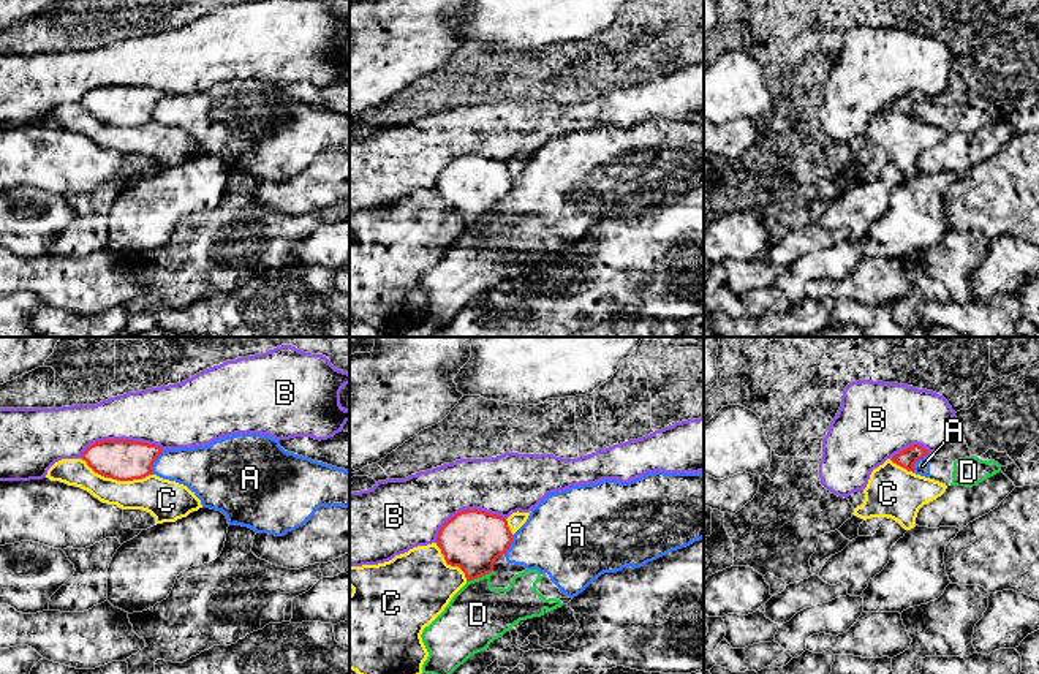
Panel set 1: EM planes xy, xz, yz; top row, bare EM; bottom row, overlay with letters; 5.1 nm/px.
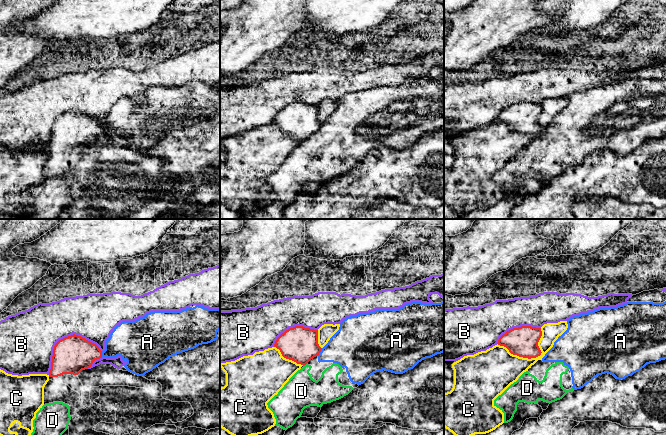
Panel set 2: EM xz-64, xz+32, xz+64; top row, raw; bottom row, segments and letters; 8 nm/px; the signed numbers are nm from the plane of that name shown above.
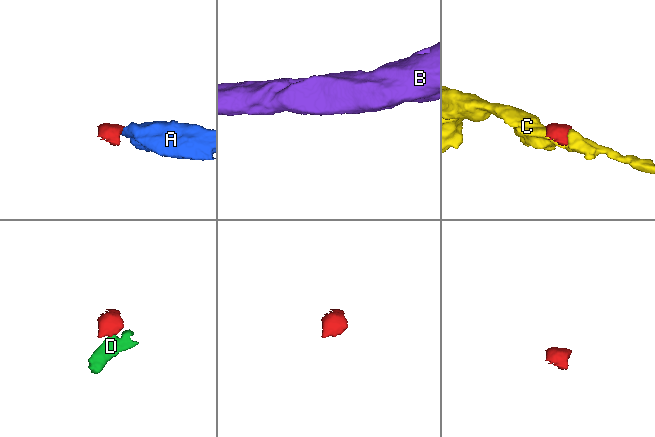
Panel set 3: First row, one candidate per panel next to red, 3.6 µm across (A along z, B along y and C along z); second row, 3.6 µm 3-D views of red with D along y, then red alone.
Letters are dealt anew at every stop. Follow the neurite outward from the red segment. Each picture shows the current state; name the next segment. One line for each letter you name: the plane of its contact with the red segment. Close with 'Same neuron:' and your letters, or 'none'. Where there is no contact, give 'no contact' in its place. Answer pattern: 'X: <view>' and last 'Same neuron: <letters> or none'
Same neuron: none

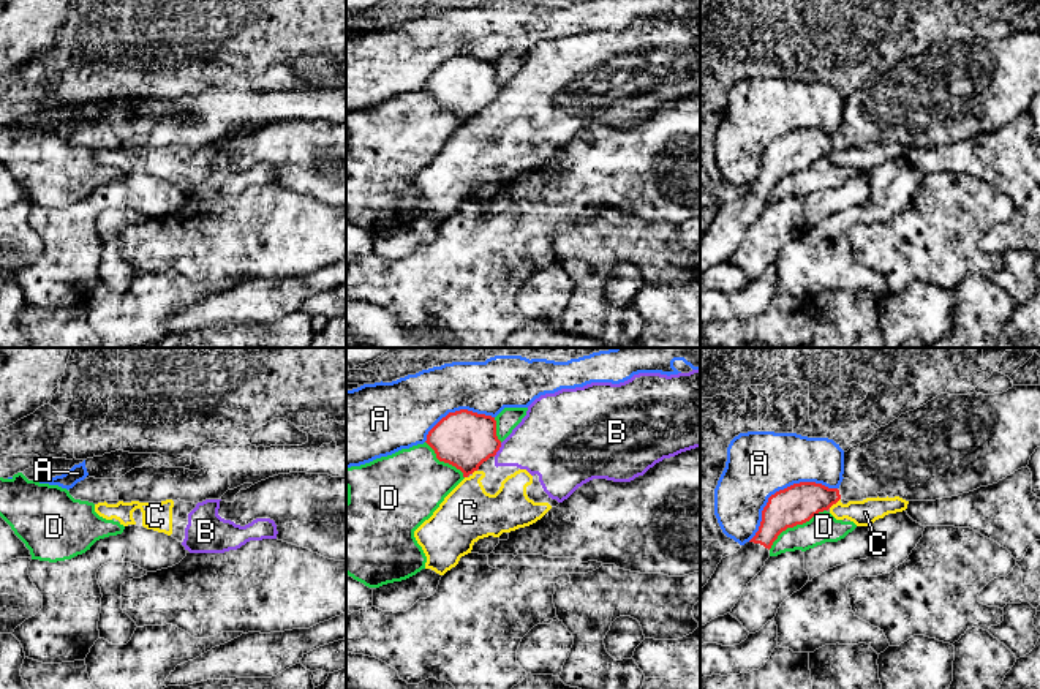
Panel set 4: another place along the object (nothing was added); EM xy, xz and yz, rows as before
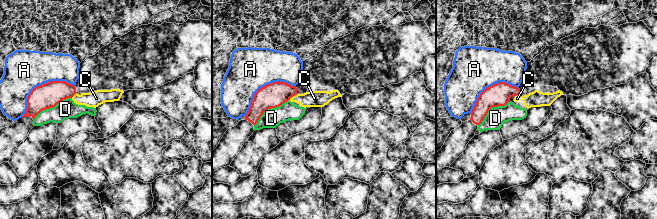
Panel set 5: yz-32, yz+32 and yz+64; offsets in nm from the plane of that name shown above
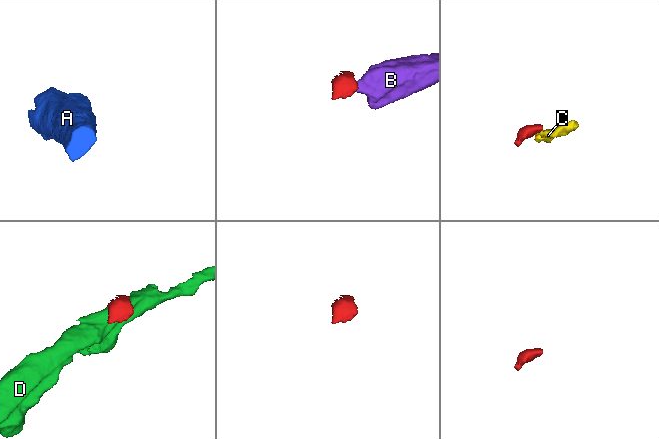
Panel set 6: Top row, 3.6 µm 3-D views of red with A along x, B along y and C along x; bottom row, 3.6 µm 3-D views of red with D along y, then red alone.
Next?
Same neuron: none

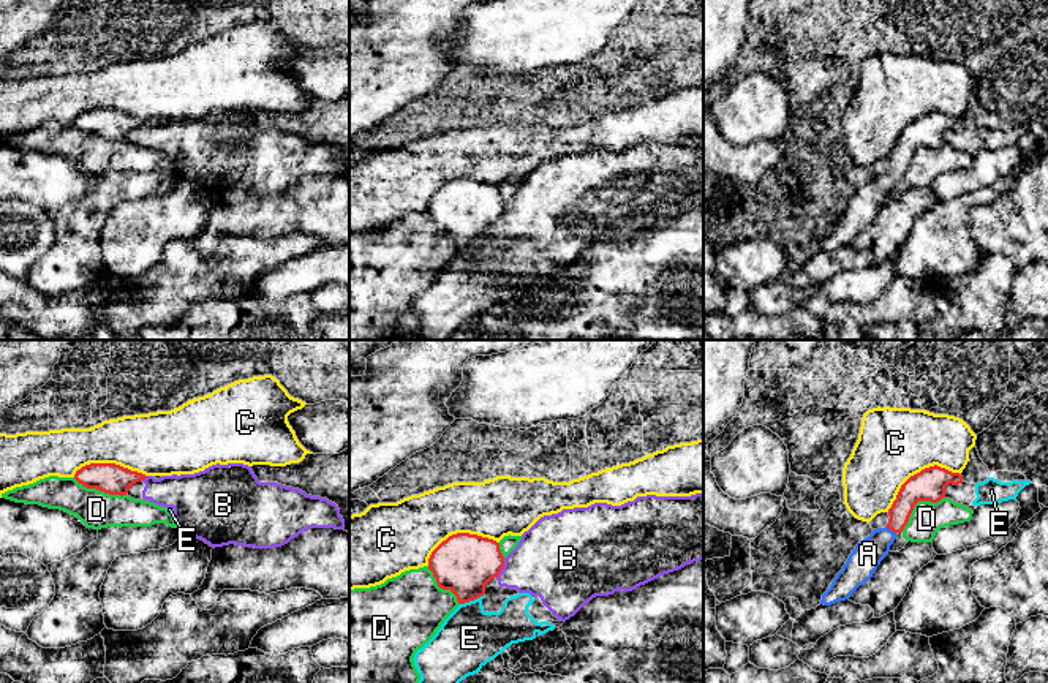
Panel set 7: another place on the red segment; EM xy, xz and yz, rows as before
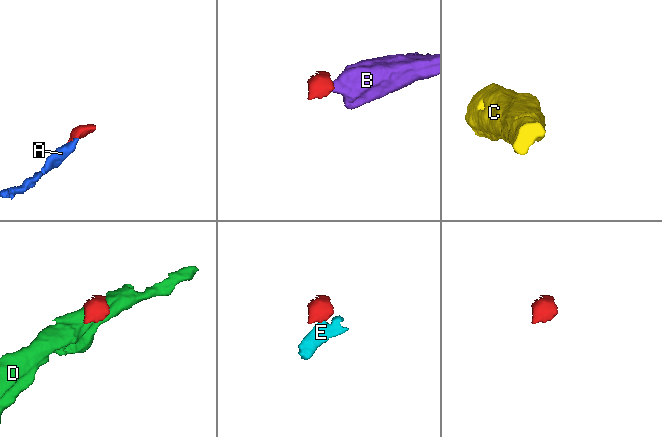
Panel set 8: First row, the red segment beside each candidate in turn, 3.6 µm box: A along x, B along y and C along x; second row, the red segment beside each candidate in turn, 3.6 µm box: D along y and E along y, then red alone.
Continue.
A: yz
Same neuron: A

